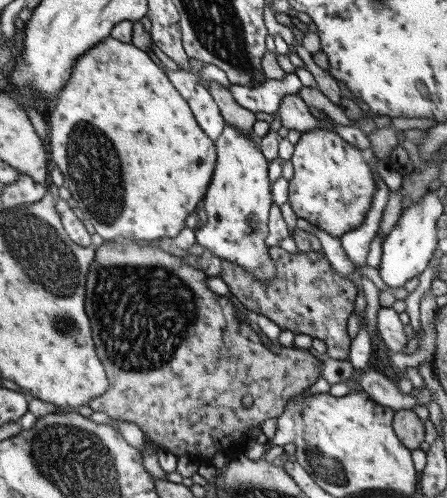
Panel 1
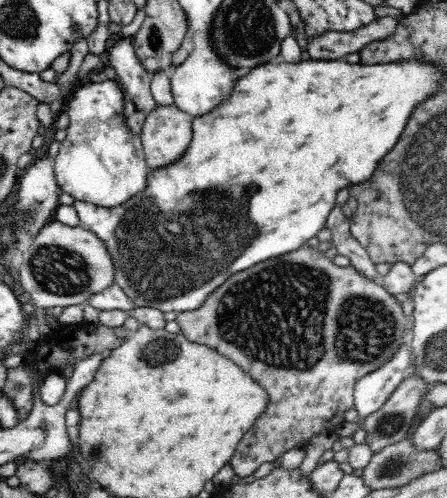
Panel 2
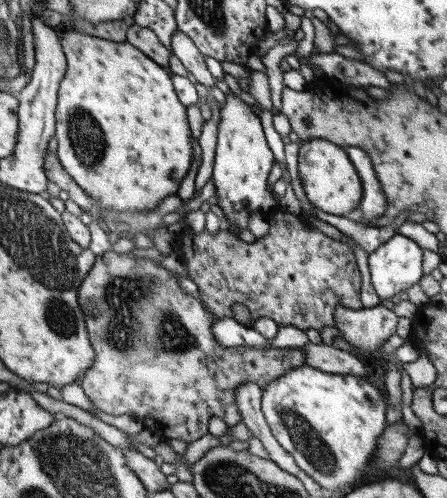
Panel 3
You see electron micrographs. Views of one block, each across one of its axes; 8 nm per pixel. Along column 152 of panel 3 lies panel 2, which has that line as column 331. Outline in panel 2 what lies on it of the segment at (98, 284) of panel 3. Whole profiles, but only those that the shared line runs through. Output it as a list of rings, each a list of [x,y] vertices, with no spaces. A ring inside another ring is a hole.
[[[304,244],[302,248],[298,248],[296,252],[292,252],[292,254],[288,254],[288,256],[280,256],[280,258],[266,260],[264,264],[256,264],[256,268],[250,268],[248,272],[238,272],[238,274],[230,276],[220,288],[216,288],[216,290],[204,300],[204,304],[202,304],[200,308],[180,312],[180,314],[178,314],[178,326],[182,328],[180,332],[182,332],[188,340],[198,342],[198,344],[204,344],[204,346],[208,346],[208,348],[214,348],[218,354],[230,358],[234,364],[238,364],[242,370],[246,370],[246,372],[268,392],[270,402],[268,402],[266,412],[264,412],[264,414],[256,420],[256,424],[246,432],[246,436],[242,438],[242,442],[240,442],[238,448],[236,448],[236,454],[234,454],[232,460],[230,460],[230,468],[234,470],[234,474],[240,476],[242,480],[246,480],[246,478],[250,478],[262,464],[266,464],[266,462],[276,462],[276,460],[282,458],[288,450],[292,450],[292,448],[296,448],[296,446],[306,446],[308,440],[310,440],[312,436],[316,436],[316,434],[320,434],[320,432],[324,432],[324,430],[326,430],[326,432],[336,432],[338,424],[346,422],[346,420],[344,420],[346,410],[354,408],[354,388],[356,388],[356,382],[358,382],[360,378],[368,376],[370,372],[378,370],[380,366],[384,366],[384,364],[400,350],[400,346],[404,344],[404,342],[402,342],[402,336],[406,334],[406,314],[404,314],[402,304],[396,302],[396,296],[392,296],[390,292],[386,292],[384,286],[374,284],[374,280],[366,278],[364,274],[360,274],[360,272],[358,272],[356,268],[352,268],[352,266],[348,266],[348,268],[334,266],[334,262],[328,260],[326,254],[318,252],[318,248],[310,248],[310,246]],[[318,340],[320,340],[320,348],[324,350],[324,354],[322,354],[320,360],[318,360]]]

